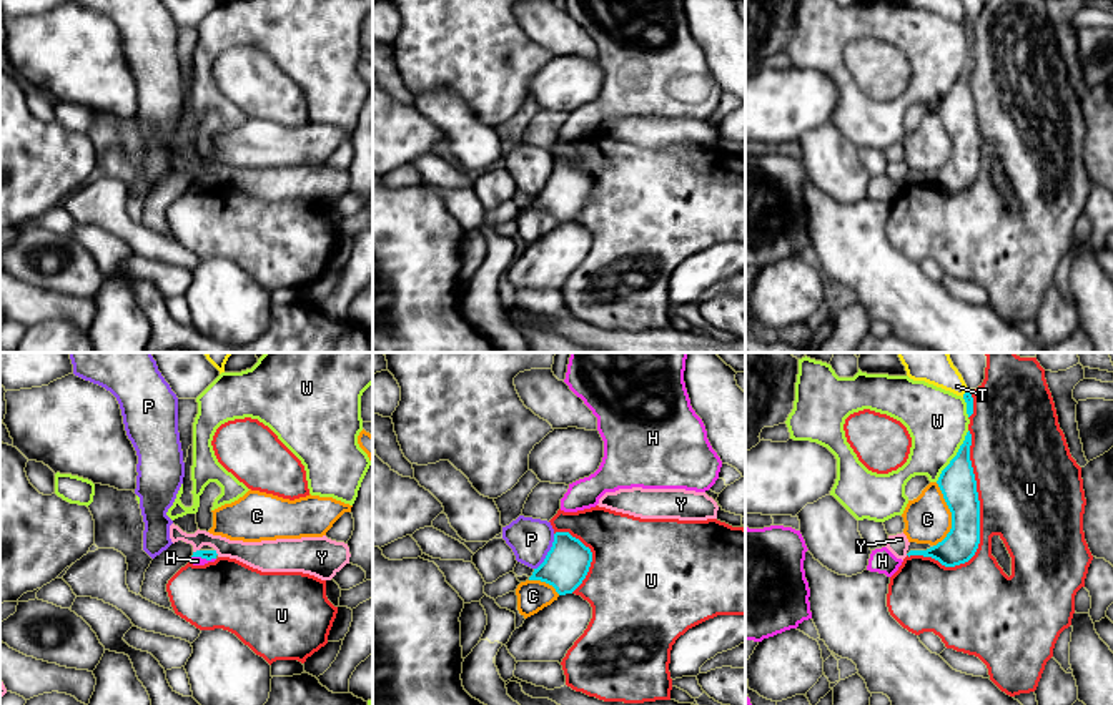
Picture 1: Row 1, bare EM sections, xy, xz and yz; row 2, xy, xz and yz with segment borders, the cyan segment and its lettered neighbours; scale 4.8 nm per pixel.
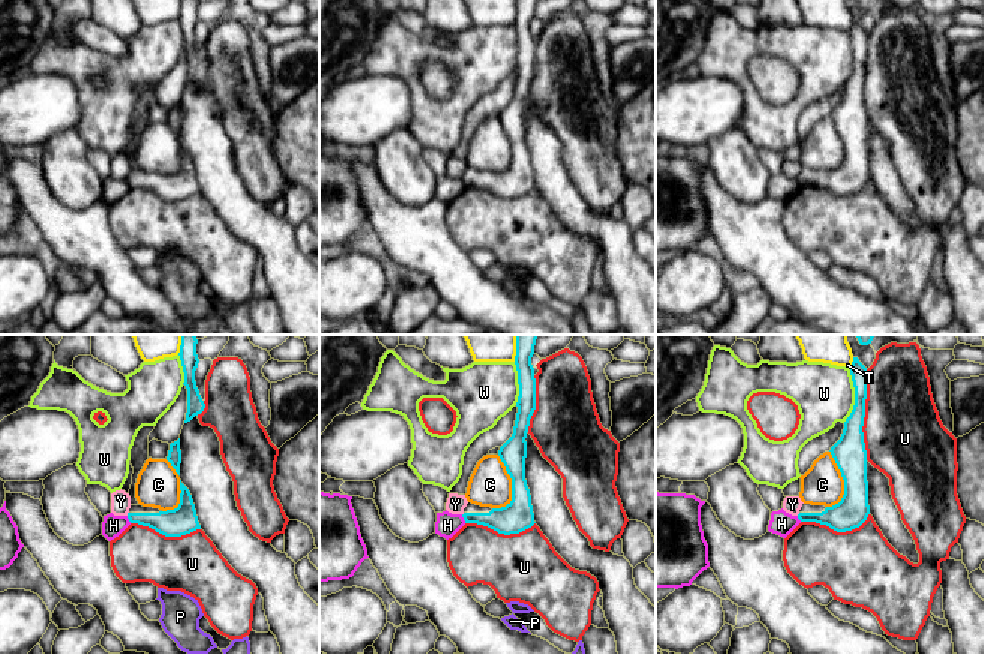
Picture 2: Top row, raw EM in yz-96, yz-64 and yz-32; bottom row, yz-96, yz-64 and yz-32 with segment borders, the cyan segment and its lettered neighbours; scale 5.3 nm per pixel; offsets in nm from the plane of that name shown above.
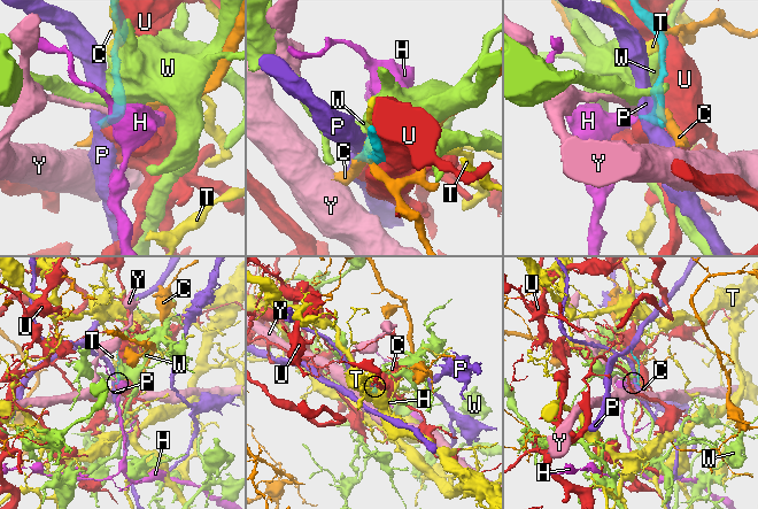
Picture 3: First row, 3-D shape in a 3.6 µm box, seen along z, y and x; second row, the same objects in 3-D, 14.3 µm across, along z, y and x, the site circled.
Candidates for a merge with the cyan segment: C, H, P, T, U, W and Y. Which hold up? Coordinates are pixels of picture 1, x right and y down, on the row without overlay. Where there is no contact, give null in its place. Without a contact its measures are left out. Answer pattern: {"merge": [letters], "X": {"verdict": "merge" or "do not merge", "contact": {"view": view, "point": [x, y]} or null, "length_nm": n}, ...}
{"merge": [], "C": {"verdict": "do not merge", "contact": {"view": "yz", "point": [952, 143]}, "length_nm": 320}, "H": {"verdict": "do not merge", "contact": {"view": "xy", "point": [203, 185]}, "length_nm": 120}, "P": {"verdict": "do not merge", "contact": {"view": "xz", "point": [548, 180]}, "length_nm": 200}, "T": {"verdict": "do not merge", "contact": {"view": "yz", "point": [965, 20]}, "length_nm": 50}, "U": {"verdict": "do not merge", "contact": {"view": "yz", "point": [979, 152]}, "length_nm": 700}, "W": {"verdict": "do not merge", "contact": {"view": "yz", "point": [955, 83]}, "length_nm": 300}, "Y": {"verdict": "do not merge", "contact": {"view": "xy", "point": [197, 178]}, "length_nm": 40}}

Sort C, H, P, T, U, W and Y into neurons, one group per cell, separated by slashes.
C / H / P / T / U / W / Y

